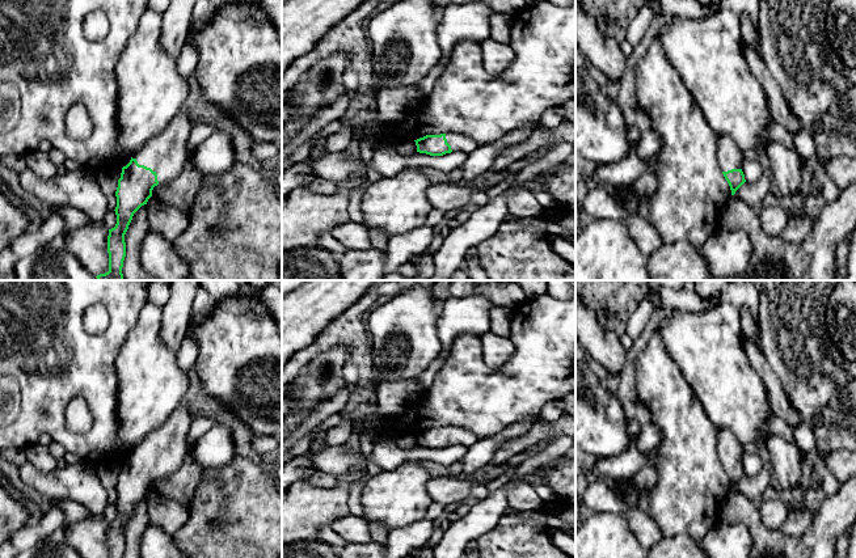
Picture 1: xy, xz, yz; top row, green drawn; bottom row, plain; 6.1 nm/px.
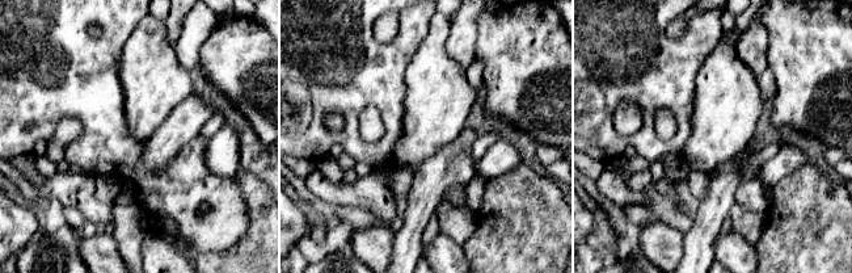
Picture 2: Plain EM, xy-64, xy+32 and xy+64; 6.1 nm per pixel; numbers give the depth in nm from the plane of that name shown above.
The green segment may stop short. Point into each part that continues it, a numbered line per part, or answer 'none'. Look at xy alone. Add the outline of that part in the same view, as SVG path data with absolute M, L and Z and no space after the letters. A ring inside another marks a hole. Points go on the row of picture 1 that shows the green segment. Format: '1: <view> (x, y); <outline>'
1: xy (165, 153); M180 110L170 123L132 156L139 165L151 168L159 183L169 182L184 168L187 158L186 143L195 127L195 117Z

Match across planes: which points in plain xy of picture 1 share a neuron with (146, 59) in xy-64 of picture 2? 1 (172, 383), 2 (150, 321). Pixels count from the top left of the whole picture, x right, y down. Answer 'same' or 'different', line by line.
1: same
2: same

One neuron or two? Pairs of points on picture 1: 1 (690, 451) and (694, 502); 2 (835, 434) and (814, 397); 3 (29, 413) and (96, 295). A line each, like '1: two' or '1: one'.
1: one
2: one
3: one

